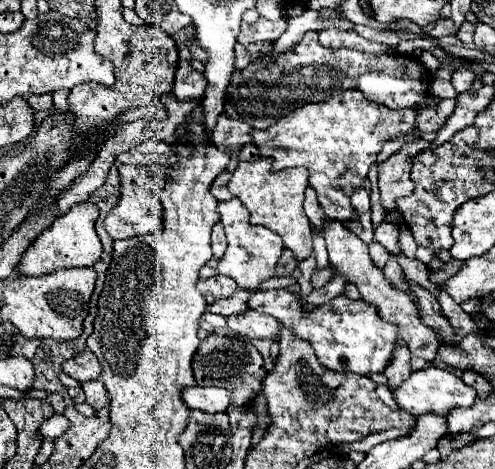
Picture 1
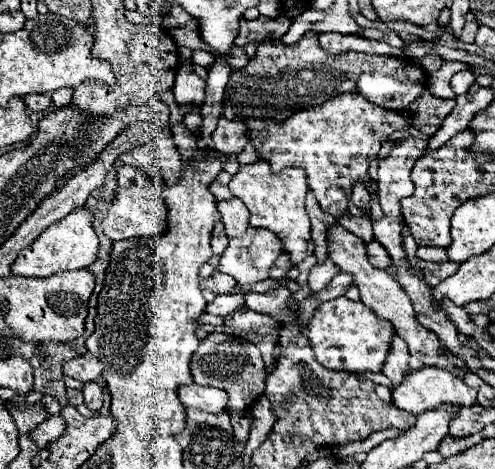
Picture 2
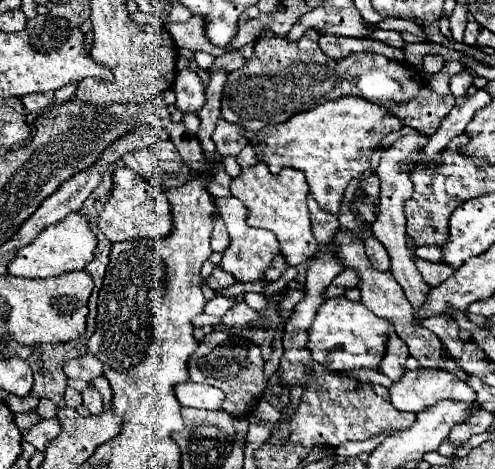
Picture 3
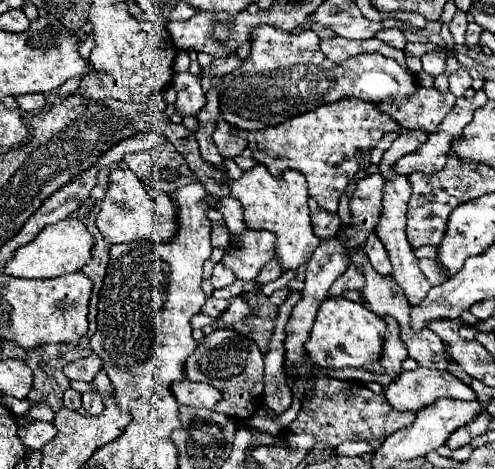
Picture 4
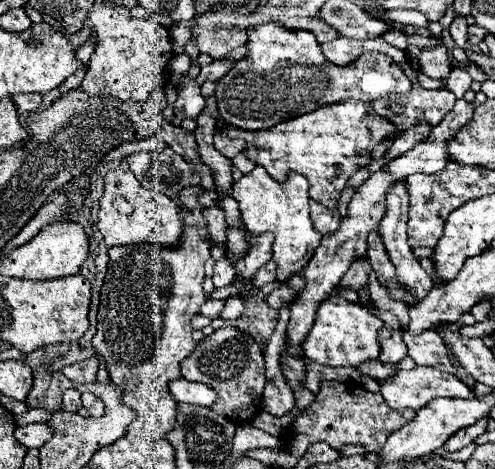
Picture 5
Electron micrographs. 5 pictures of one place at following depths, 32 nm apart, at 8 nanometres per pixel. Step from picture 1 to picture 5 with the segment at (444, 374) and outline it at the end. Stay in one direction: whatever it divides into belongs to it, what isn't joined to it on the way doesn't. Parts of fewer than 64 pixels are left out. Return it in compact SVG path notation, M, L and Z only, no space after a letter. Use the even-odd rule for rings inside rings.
M416 366L408 372L398 370L392 378L380 380L378 384L380 384L380 394L384 396L386 404L394 410L402 410L402 408L418 410L438 396L446 396L446 398L472 398L474 396L474 392L464 382L460 382L454 374L446 374L430 366Z

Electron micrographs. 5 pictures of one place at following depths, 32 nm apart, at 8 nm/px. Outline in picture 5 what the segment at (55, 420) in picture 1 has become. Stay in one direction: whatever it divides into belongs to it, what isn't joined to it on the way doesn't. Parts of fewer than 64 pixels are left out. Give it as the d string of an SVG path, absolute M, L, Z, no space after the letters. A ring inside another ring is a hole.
M38 422L38 424L28 424L28 426L16 428L14 436L26 448L40 448L40 444L44 444L44 440L48 440L50 432L44 422Z

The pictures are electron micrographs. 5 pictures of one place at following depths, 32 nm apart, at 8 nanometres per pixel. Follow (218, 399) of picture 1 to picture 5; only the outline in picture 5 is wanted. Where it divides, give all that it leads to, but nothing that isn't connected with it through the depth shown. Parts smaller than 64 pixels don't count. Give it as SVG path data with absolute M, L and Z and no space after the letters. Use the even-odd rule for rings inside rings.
M186 378L172 380L168 384L168 390L176 402L188 402L188 404L198 404L198 406L212 406L216 400L216 392L208 390L206 384L190 382Z

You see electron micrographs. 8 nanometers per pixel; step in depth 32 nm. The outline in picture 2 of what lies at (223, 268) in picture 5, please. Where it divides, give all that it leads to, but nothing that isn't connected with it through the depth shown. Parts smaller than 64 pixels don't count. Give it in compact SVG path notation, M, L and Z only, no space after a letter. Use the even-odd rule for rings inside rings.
M216 270L208 280L200 282L200 288L208 288L214 294L228 294L232 288L236 286L236 280L232 280L232 276Z

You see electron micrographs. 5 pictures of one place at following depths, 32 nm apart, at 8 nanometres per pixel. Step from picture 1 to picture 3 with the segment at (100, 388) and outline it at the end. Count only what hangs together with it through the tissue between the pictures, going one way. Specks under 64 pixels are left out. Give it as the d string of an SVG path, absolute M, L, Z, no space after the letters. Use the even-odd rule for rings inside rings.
M90 386L86 392L82 392L82 404L88 408L88 412L90 414L100 414L102 412L102 394L94 388L94 386Z

